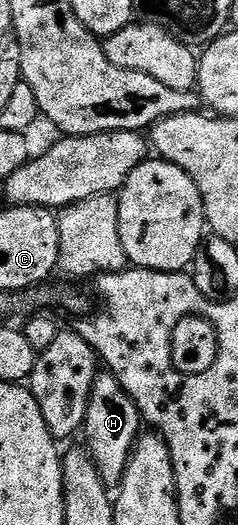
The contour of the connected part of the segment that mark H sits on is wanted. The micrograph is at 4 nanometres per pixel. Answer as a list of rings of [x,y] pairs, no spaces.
[[[100,372],[95,378],[82,432],[87,433],[86,452],[96,465],[97,473],[105,485],[108,487],[122,485],[125,467],[129,467],[129,459],[135,452],[135,442],[141,436],[141,418],[139,408],[135,406],[133,399],[129,399],[121,383],[117,383],[117,379],[109,372]]]

